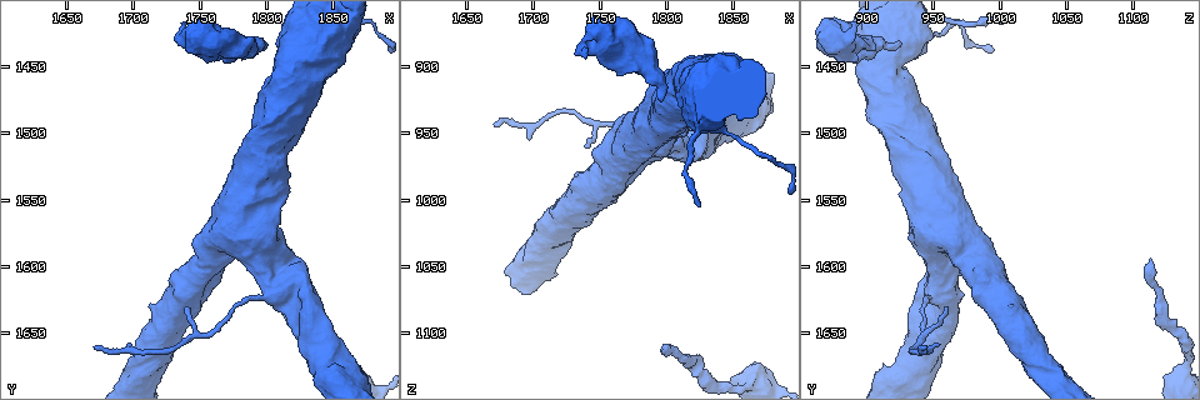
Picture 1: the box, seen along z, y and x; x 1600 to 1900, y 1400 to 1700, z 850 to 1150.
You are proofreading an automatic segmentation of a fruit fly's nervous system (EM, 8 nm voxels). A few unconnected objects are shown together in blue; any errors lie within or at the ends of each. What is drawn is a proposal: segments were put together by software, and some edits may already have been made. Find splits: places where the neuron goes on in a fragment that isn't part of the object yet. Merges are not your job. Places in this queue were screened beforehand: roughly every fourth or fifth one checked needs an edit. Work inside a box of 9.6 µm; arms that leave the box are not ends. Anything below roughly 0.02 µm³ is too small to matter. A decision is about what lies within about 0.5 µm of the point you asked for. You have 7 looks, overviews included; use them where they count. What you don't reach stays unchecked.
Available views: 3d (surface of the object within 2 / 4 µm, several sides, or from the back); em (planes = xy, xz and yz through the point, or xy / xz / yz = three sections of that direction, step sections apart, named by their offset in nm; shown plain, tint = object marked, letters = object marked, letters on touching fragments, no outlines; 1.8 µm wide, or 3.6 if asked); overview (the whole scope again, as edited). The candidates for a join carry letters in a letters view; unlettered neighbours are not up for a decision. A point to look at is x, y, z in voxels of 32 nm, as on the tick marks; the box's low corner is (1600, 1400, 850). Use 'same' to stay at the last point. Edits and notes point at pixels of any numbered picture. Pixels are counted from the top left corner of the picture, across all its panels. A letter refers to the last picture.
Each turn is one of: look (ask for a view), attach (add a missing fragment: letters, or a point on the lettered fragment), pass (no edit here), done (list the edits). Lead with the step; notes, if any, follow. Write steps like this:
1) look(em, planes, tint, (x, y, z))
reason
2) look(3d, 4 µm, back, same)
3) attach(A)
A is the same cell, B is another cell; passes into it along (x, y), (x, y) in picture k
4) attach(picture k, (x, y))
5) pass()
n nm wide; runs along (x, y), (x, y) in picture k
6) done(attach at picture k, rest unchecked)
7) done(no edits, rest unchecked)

look(em, 3.6 µm, planes, tint, (1790, 1438, 904))
thick turns thin

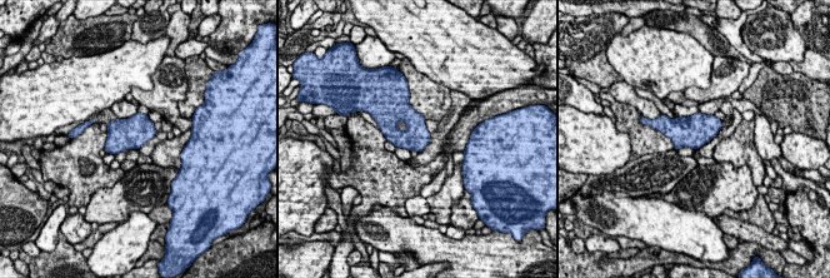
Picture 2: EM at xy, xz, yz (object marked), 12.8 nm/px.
look(em, 3.6 µm, planes, letters, same)

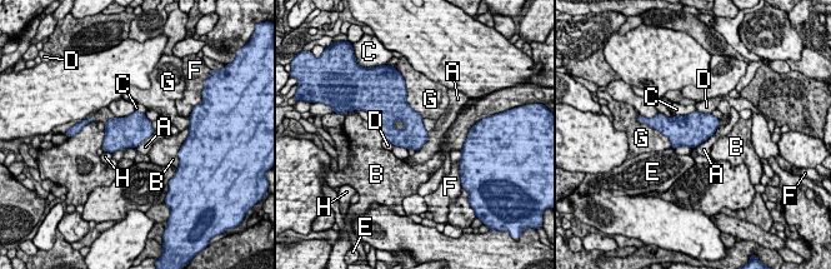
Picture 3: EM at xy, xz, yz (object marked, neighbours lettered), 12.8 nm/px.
pass()
A, B, C, D, E, F, G and H are other cells; none of them fits

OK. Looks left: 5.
look(3d, 2 µm, (1814, 1602, 970))
thick end

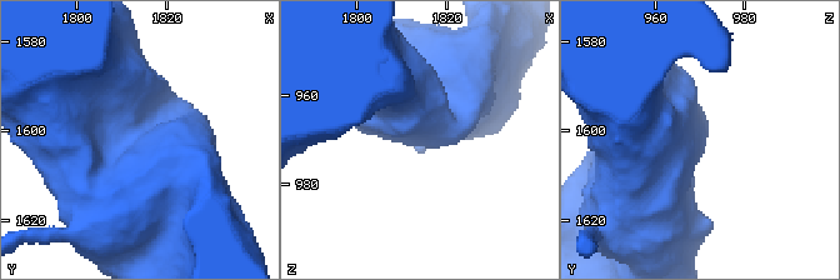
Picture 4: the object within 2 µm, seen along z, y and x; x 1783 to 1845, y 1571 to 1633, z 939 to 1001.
look(em, planes, plain, (1812, 1602, 971))

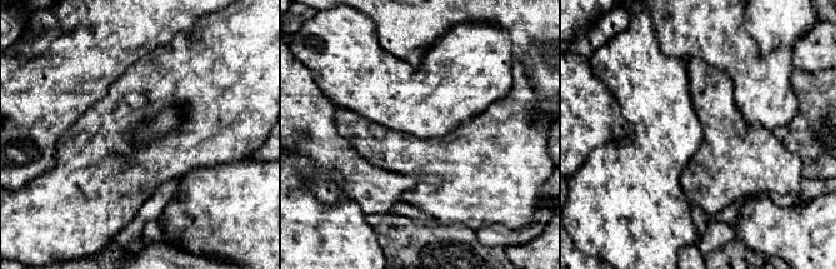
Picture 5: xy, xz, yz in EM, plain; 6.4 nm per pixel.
look(em, planes, letters, same)
see the neighbours

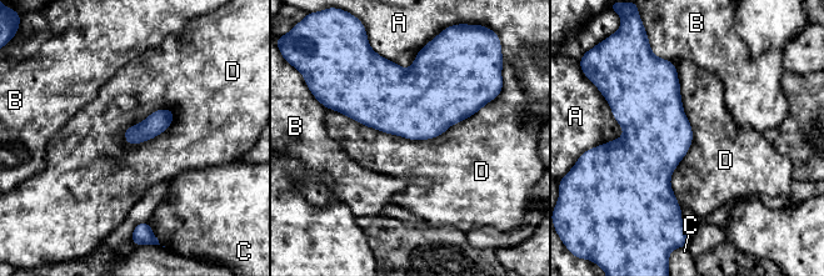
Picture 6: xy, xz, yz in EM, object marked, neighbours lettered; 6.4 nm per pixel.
pass()
A, B, C and D are other cells; no lettered fragment goes on from it

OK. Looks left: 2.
look(3d, 4 µm, (1798, 1596, 1114))
end of a long branch

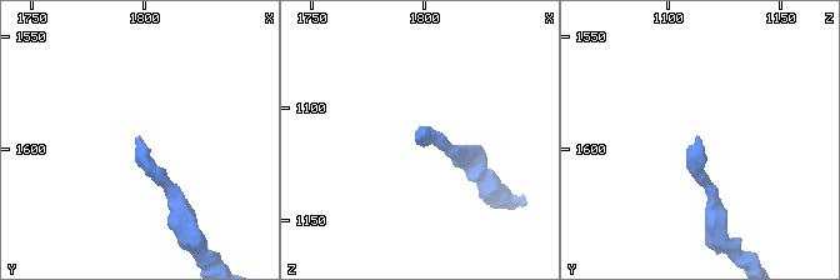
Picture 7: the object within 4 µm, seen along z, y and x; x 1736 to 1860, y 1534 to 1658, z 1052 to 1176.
look(em, planes, letters, (1796, 1596, 1114))

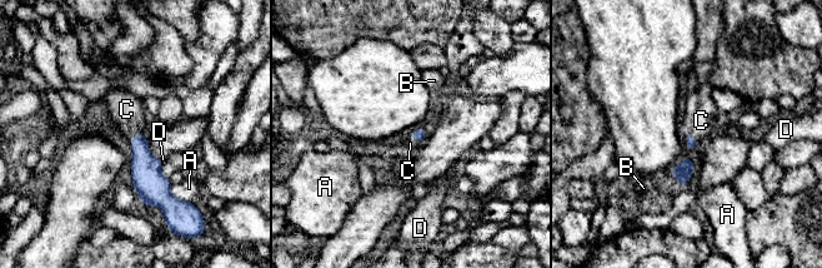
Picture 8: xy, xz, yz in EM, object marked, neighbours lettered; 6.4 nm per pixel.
attach(C)
A touches over 170 nm; C is the same cell, A, B and D are other cells; passes into it along (146, 173), (136, 135), (126, 109) in picture 8; the neuron continues

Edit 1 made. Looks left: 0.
done(attach at picture 8, rest unchecked)

